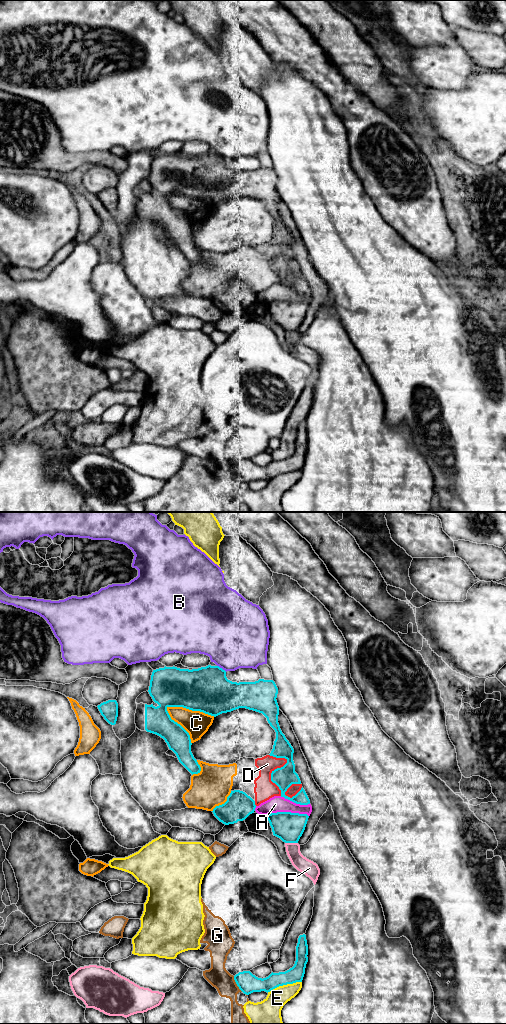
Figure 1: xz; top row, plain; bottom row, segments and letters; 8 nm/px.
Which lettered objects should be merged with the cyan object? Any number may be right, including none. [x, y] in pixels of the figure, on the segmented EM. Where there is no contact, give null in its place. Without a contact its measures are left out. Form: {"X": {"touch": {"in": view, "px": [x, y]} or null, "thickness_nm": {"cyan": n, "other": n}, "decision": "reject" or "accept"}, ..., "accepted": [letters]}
{"A": {"touch": {"in": "xz", "px": [287, 812]}, "thickness_nm": {"cyan": 240, "other": 130}, "decision": "reject"}, "B": {"touch": {"in": "xz", "px": [221, 668]}, "thickness_nm": {"cyan": 360, "other": 460}, "decision": "reject"}, "C": {"touch": {"in": "xz", "px": [190, 709]}, "thickness_nm": {"cyan": 360, "other": 200}, "decision": "reject"}, "D": {"touch": {"in": "xz", "px": [277, 768]}, "thickness_nm": {"cyan": 170, "other": 170}, "decision": "reject"}, "E": {"touch": {"in": "xz", "px": [284, 984]}, "thickness_nm": {"cyan": 130, "other": 190}, "decision": "reject"}, "F": {"touch": {"in": "xz", "px": [291, 842]}, "thickness_nm": {"cyan": 240, "other": 120}, "decision": "reject"}, "G": {"touch": {"in": "xz", "px": [236, 983]}, "thickness_nm": {"cyan": 160, "other": 170}, "decision": "reject"}, "accepted": []}

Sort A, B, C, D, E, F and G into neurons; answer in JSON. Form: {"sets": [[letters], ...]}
{"sets": [["A"], ["B"], ["C", "D"], ["E"], ["F"], ["G"]]}

